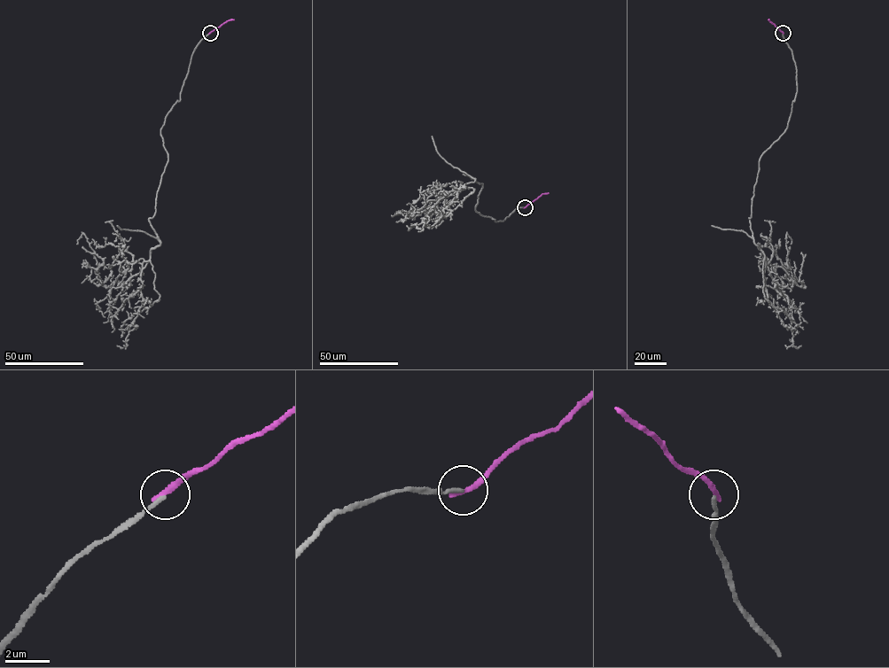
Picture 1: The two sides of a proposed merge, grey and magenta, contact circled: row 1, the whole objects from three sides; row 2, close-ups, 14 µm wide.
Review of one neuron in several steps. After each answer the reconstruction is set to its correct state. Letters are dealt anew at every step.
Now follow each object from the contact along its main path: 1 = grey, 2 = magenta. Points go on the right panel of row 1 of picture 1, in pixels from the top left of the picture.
1: (783, 33), (797, 89), (760, 159), (750, 221), (763, 261), (774, 251), (786, 268), (786, 233), (791, 244)
2: (783, 33), (768, 19)

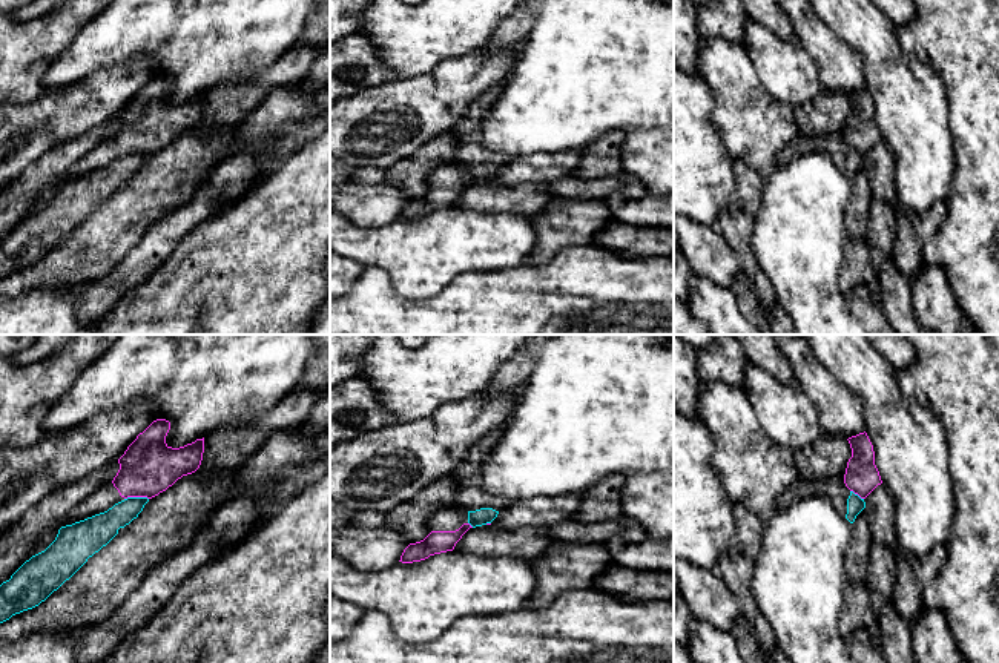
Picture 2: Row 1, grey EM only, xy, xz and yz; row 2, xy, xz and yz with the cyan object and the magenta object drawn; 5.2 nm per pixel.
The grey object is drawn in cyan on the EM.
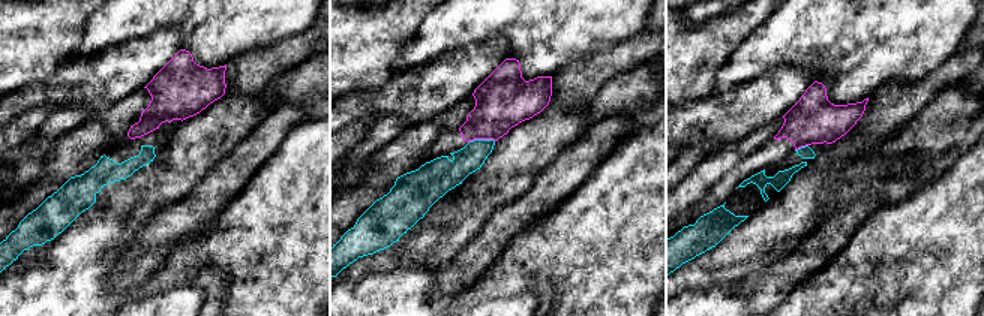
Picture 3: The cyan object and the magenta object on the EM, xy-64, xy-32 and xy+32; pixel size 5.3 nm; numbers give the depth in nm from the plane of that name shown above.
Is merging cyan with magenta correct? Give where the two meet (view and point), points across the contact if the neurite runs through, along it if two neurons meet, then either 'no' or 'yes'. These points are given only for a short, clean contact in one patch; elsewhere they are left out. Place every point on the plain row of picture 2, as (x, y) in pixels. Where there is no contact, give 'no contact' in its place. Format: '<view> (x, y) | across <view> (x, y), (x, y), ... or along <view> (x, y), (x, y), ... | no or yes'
xy (135, 154) | along xy (148, 154), (125, 155) | no

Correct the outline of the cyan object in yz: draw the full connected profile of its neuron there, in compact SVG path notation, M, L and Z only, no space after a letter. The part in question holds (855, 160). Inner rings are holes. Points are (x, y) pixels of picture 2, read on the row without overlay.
M844 134L821 135L815 138L815 141L816 147L829 153L836 167L850 180L853 180L856 172L865 164L864 155L846 143Z

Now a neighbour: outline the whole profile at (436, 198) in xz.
M456 163L436 169L428 178L430 190L416 200L410 200L402 212L402 219L413 219L430 212L453 207L462 192L473 184L468 180L468 167Z

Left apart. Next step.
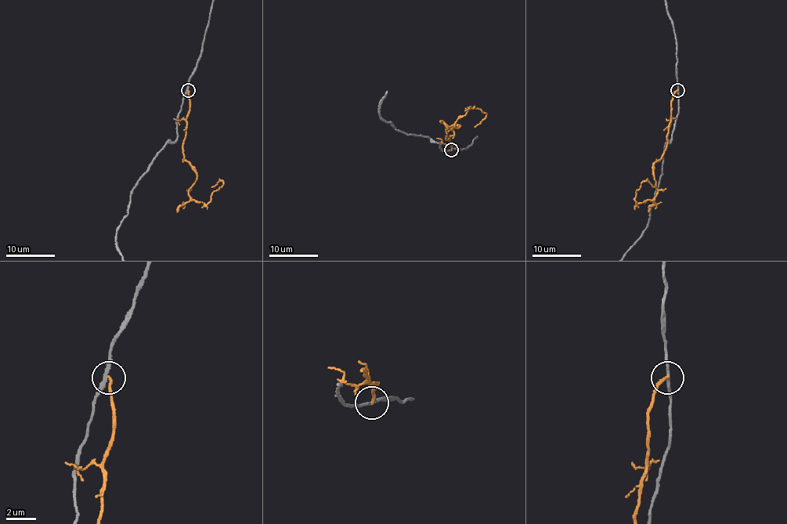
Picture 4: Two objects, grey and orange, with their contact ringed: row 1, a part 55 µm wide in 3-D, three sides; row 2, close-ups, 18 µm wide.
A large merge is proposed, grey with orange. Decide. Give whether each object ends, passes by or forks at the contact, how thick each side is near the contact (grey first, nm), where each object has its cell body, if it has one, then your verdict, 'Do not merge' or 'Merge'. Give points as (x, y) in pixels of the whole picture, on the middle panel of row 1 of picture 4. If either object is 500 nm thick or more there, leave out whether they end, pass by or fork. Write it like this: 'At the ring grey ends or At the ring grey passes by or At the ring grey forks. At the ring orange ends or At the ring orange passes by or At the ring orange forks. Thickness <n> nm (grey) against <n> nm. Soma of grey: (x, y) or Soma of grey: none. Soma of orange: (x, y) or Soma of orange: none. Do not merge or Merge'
At the ring grey passes by. At the ring orange ends. Thickness 200 nm (grey) against 200 nm. Soma of grey: none. Soma of orange: none. Do not merge

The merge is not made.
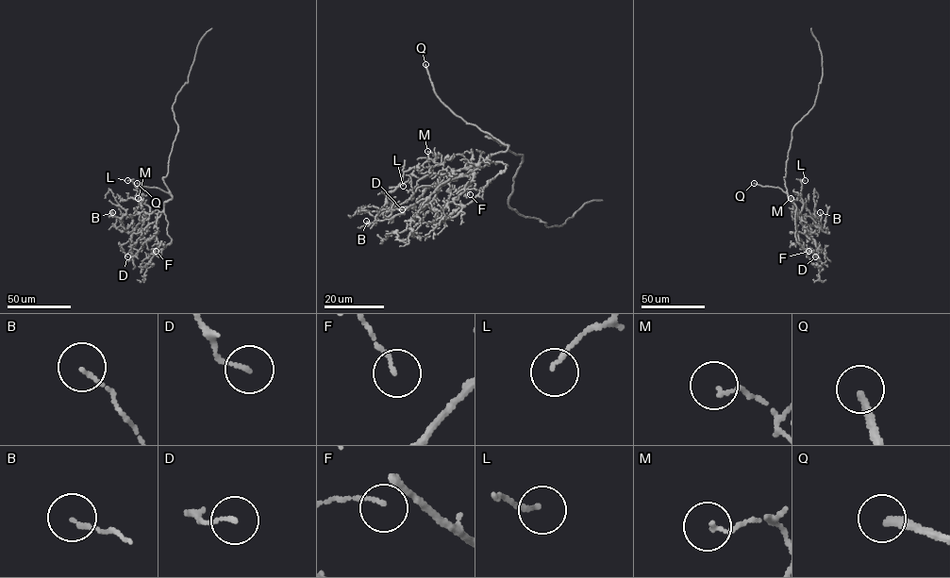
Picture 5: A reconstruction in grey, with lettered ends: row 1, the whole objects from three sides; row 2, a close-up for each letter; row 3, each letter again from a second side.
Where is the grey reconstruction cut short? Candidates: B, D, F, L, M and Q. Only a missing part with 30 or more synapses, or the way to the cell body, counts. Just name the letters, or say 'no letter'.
Q

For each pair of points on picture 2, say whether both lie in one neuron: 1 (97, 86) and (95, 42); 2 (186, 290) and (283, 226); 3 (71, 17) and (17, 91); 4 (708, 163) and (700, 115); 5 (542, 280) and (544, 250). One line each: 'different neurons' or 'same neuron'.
1: different neurons
2: same neuron
3: same neuron
4: same neuron
5: different neurons

